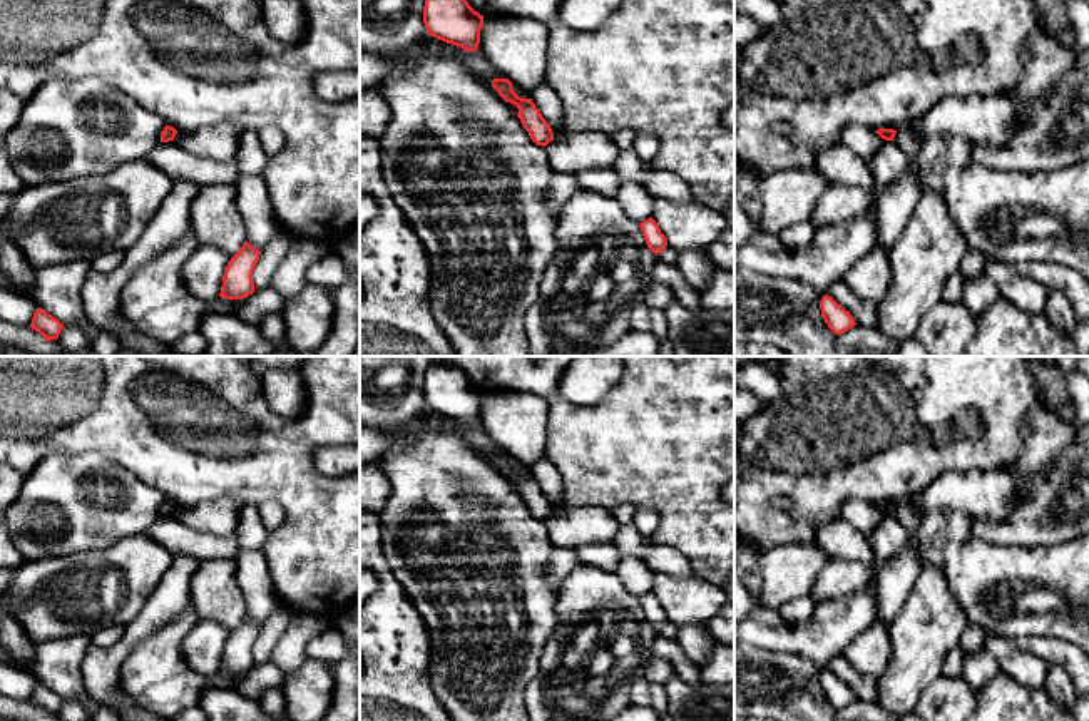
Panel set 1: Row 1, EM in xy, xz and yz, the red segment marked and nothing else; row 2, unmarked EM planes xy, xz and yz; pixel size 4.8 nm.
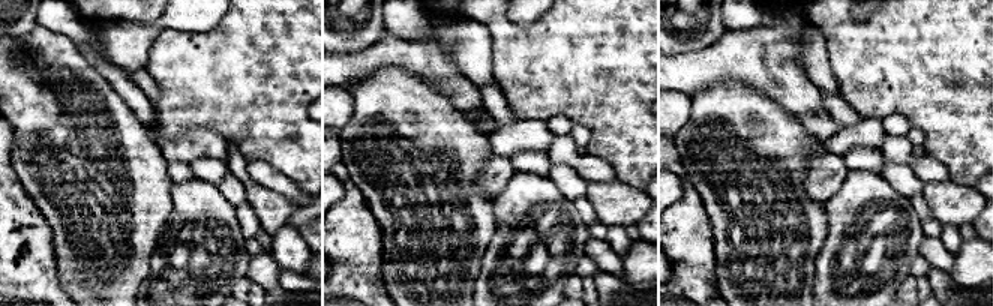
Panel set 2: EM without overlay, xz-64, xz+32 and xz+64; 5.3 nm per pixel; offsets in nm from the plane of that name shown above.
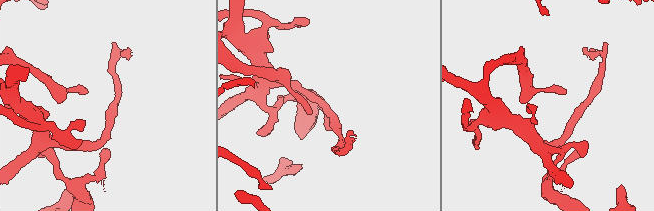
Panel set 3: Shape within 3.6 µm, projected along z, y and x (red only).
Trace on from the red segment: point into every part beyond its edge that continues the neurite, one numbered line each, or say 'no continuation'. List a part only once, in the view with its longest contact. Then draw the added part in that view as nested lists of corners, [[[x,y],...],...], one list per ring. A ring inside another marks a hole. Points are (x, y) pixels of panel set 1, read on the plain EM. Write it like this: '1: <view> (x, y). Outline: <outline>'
no continuation

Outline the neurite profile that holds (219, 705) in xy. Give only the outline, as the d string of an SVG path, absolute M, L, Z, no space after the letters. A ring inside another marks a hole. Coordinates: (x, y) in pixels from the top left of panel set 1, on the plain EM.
M209 688L197 703L207 714L207 721L289 721L286 713L273 718L266 714L259 699L248 699L236 689Z

